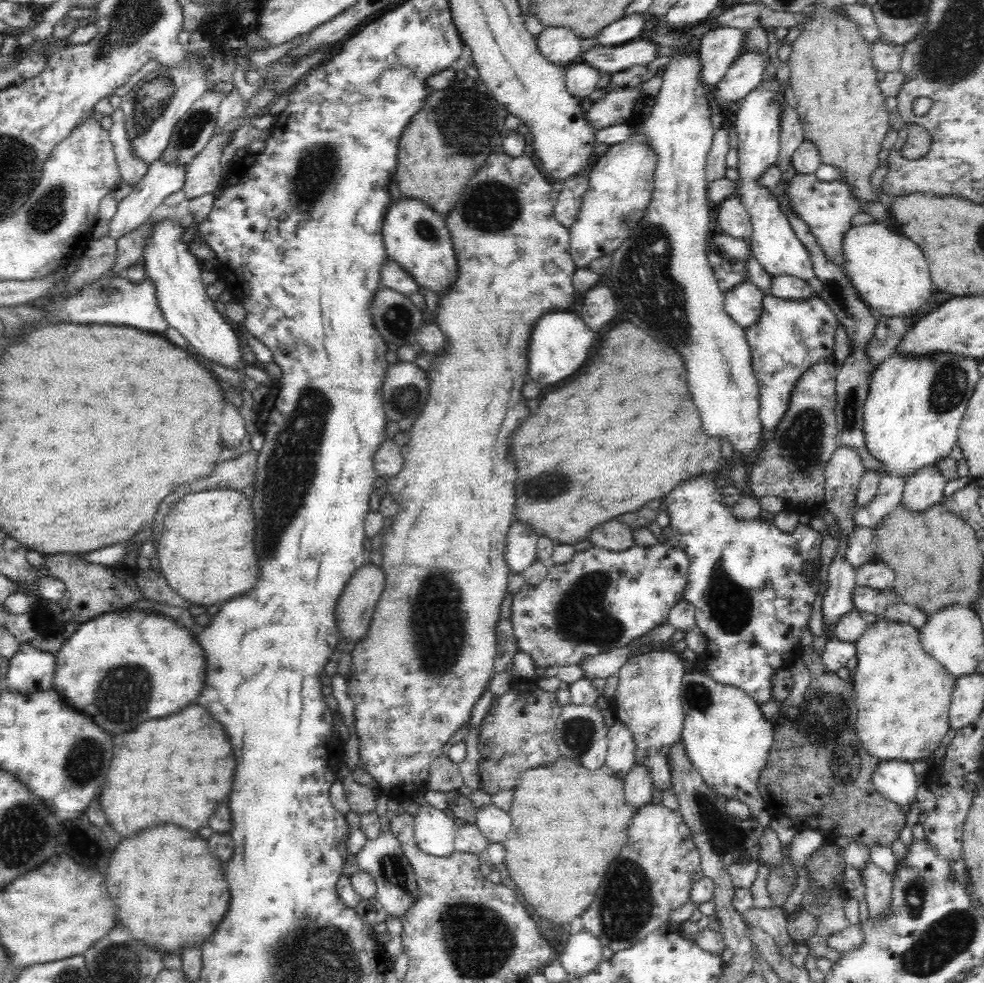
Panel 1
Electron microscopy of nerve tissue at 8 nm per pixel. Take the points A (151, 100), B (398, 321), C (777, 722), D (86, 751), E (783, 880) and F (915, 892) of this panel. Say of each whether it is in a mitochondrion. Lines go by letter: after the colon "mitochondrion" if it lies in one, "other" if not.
A: mitochondrion
B: mitochondrion
C: other
D: mitochondrion
E: mitochondrion
F: mitochondrion

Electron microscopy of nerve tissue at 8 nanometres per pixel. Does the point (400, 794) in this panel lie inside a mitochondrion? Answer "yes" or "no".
no

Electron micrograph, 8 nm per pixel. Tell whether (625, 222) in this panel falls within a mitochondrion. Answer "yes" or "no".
yes

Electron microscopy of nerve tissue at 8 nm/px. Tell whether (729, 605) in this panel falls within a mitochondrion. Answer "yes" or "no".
yes

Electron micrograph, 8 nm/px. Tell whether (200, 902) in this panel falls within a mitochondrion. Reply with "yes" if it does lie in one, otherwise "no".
no

